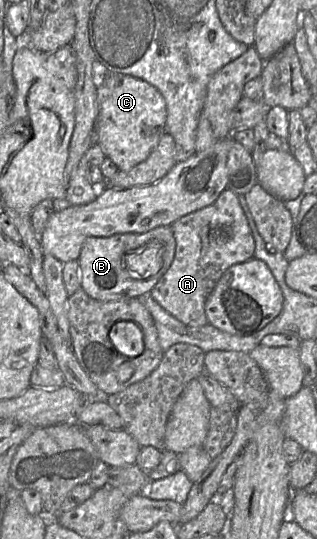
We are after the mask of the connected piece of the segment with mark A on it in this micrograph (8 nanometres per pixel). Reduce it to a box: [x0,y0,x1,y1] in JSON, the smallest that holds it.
[150,187,255,325]

